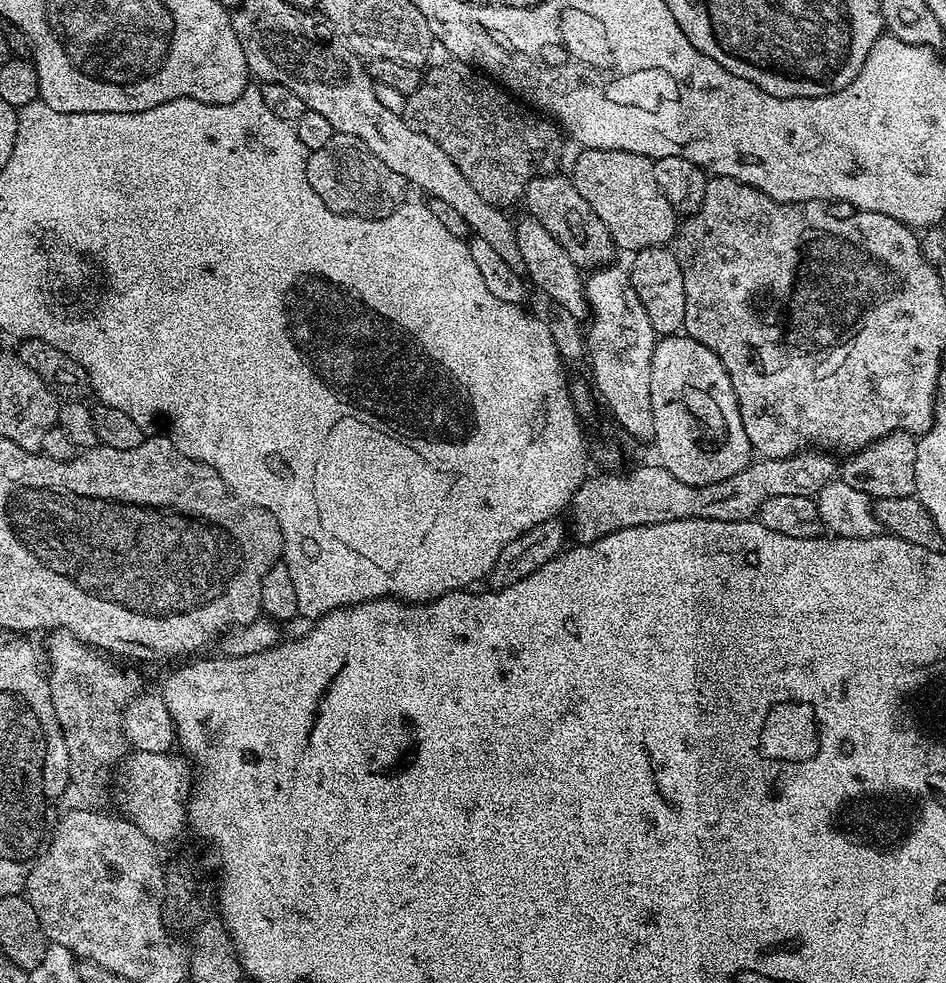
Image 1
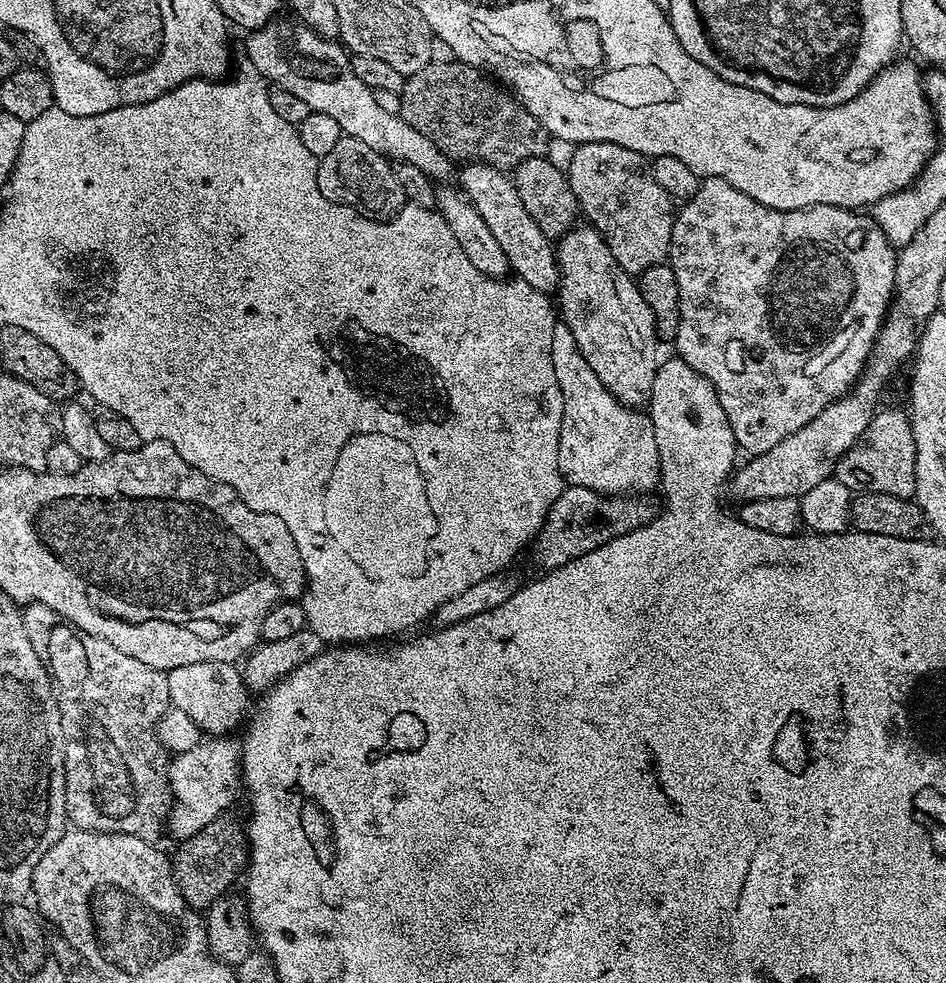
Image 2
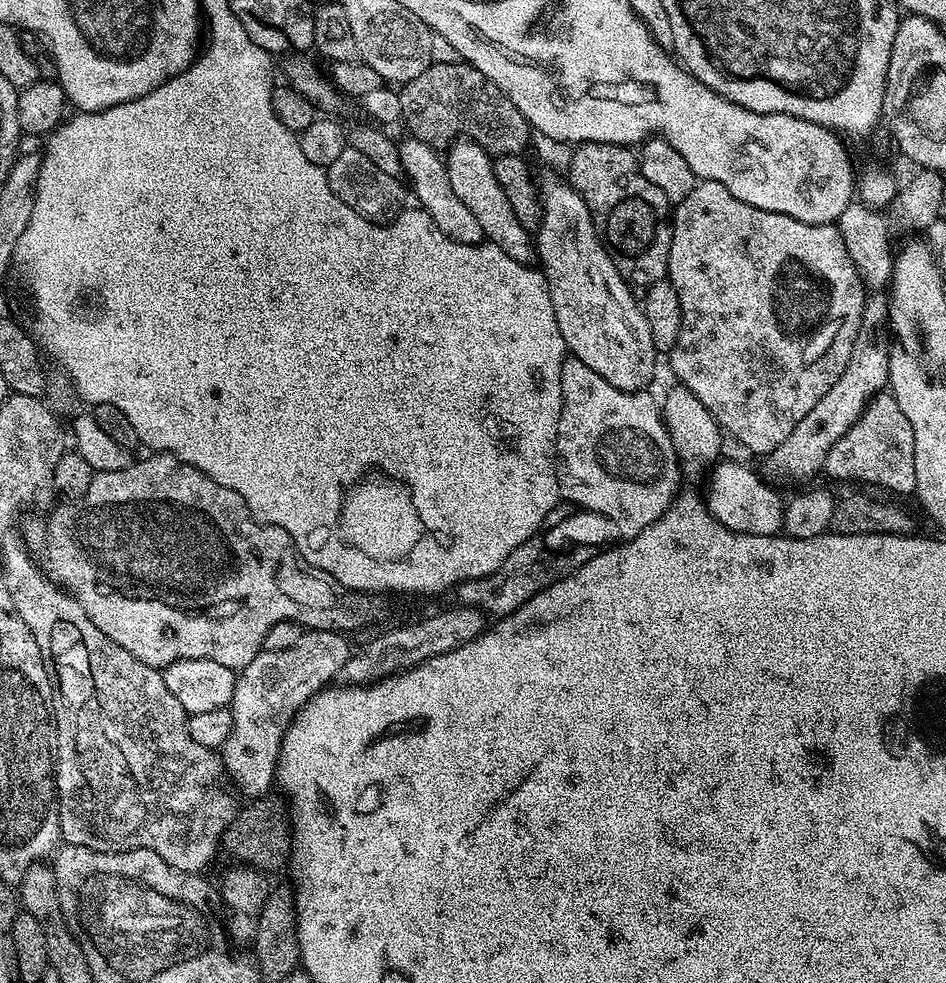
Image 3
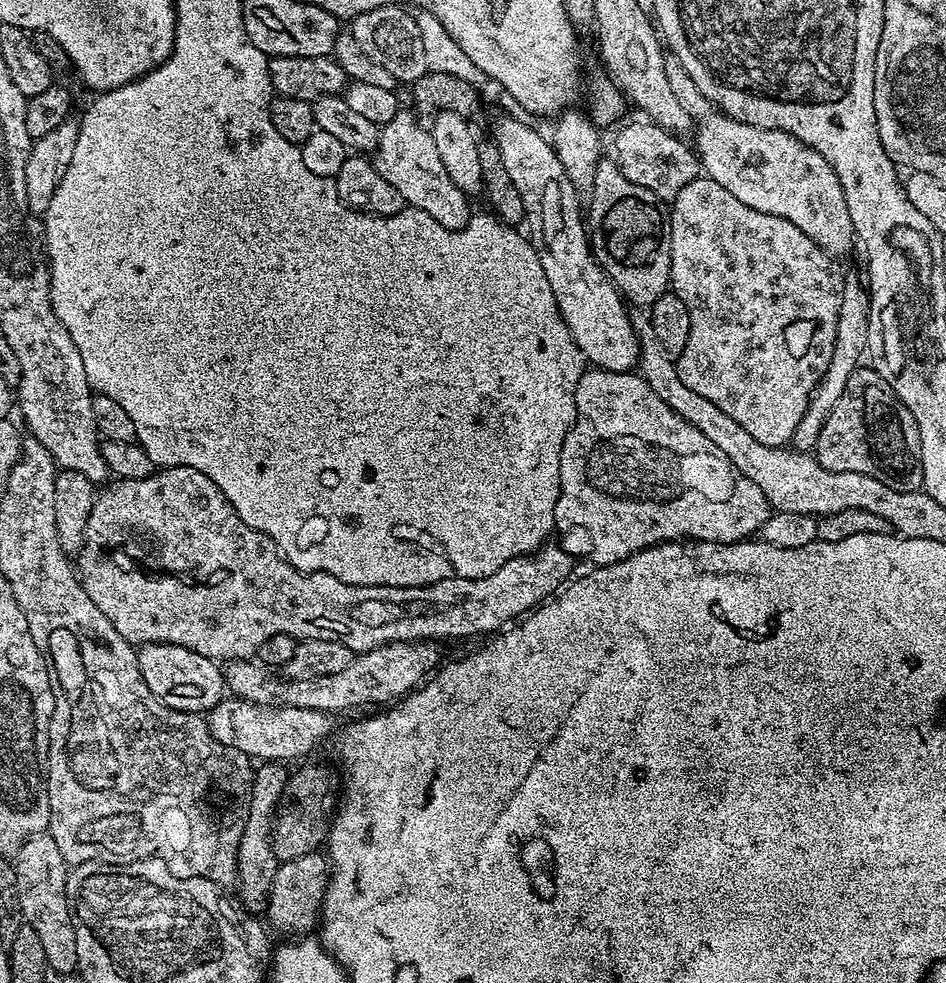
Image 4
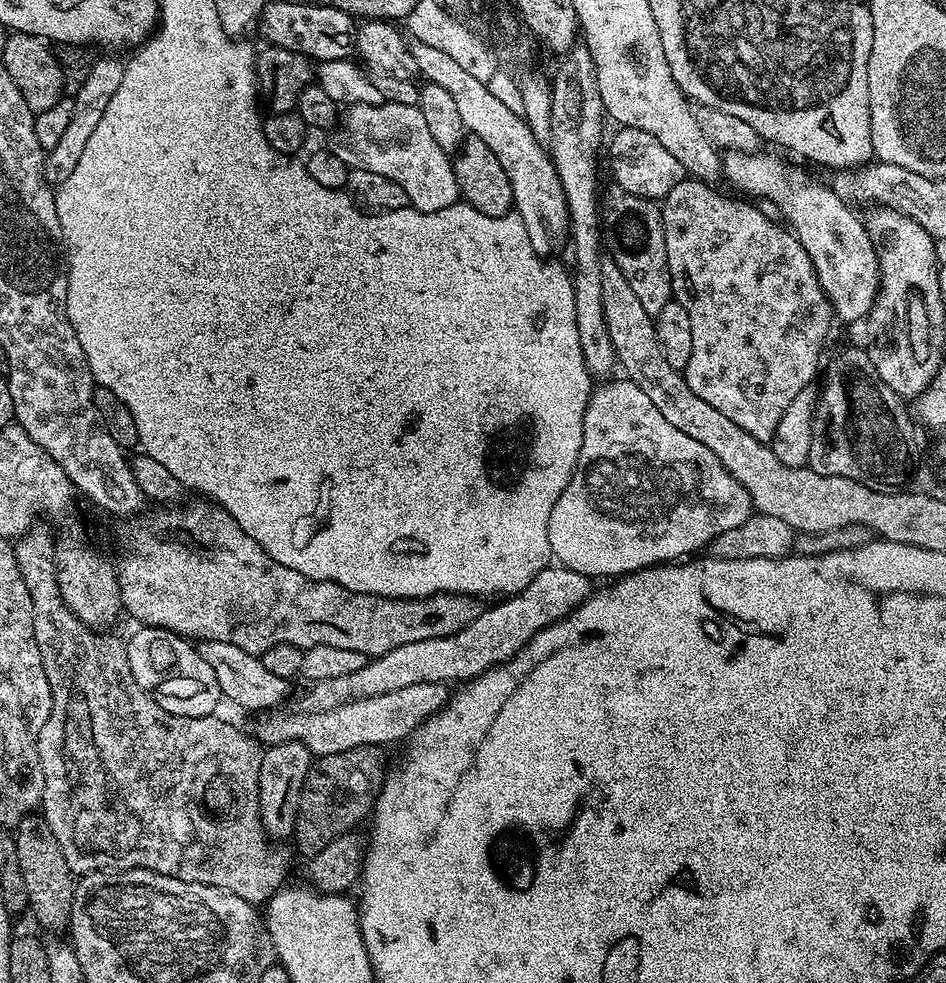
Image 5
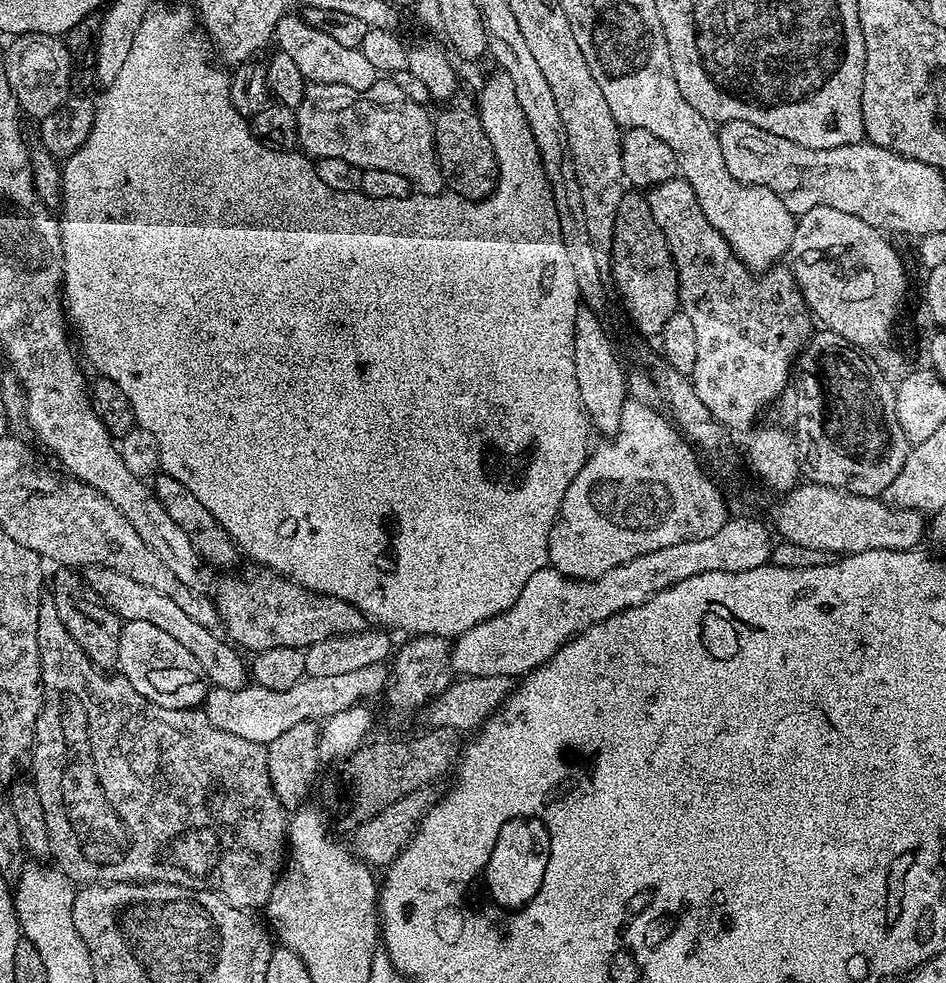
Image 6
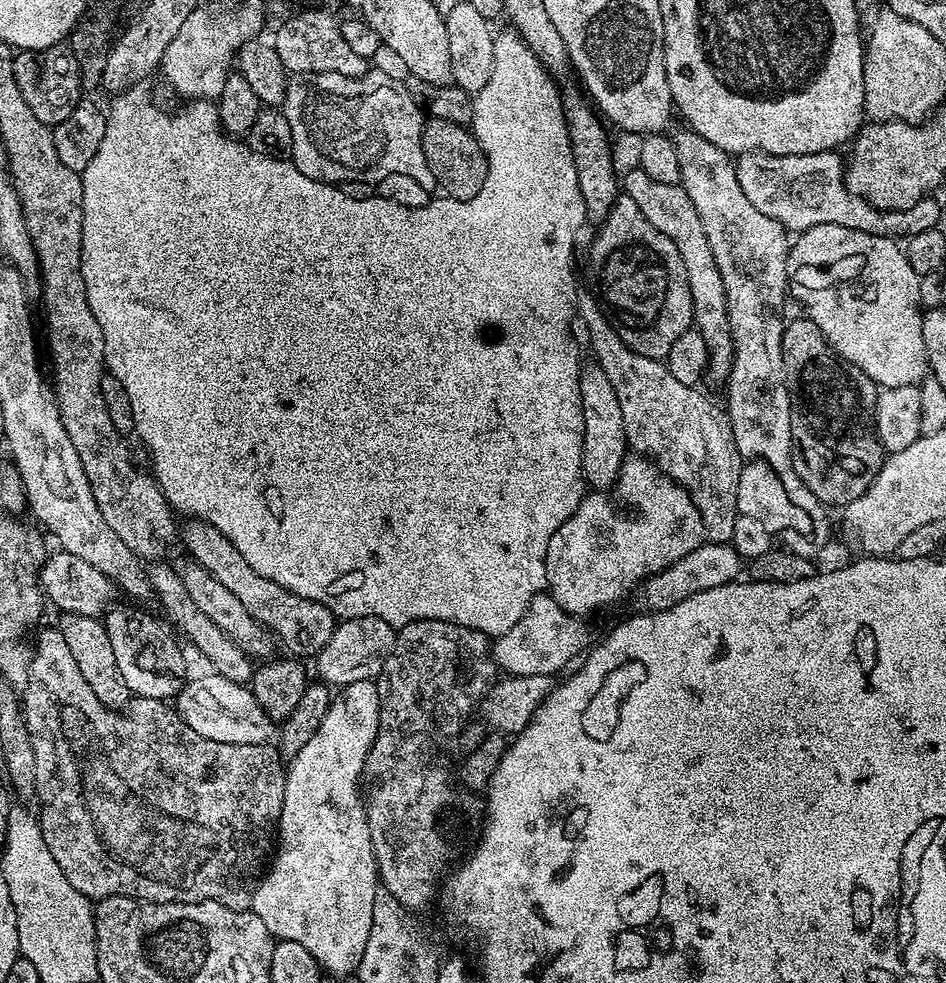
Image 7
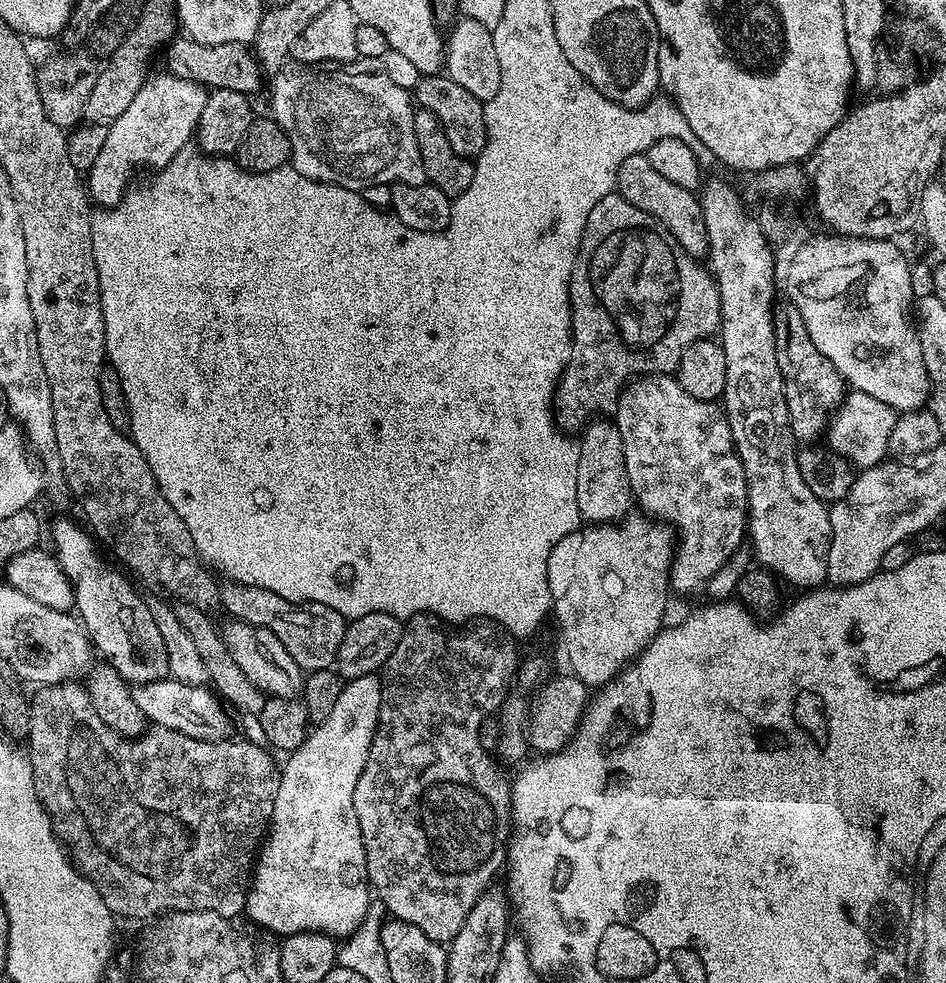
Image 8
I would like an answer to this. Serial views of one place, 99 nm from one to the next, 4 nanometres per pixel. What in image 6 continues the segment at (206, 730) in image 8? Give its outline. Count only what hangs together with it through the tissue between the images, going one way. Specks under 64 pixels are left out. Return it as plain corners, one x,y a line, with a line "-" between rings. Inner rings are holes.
375,664
361,666
359,670
350,670
346,674
308,674
303,680
290,686
290,690
270,690
259,686
245,686
234,690
213,687
202,705
202,711
208,716
209,722
220,730
267,746
274,742
274,738
278,738
278,734
290,730
290,726
298,726
298,722
323,722
334,714
342,714
342,710
350,710
356,704
372,702
368,700
374,699
379,692
381,695
389,683
389,669
384,664

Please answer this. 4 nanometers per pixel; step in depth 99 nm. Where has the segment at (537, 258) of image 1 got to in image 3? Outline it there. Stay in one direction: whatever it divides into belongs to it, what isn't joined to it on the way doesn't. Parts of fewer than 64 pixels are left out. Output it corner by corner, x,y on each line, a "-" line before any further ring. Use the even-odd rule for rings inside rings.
461,138
449,144
446,149
446,163
450,174
450,187
454,194
466,202
468,209
478,218
482,225
484,240
489,244
498,246
514,258
514,262
532,264
534,260
534,236
514,218
514,210
506,199
502,186
498,184
498,178
494,175
493,157
482,147
475,144
473,140

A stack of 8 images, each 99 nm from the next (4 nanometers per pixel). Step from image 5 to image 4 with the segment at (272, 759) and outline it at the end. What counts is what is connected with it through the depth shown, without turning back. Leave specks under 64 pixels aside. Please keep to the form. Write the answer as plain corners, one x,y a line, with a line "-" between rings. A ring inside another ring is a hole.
264,762
253,771
252,789
250,790
250,810
246,814
246,830
242,830
242,842
238,842
238,866
236,879
240,888
240,900
244,903
243,911
248,914
260,914
267,909
271,882
281,861
276,859
272,849
272,830
276,807
290,775
289,769
280,762

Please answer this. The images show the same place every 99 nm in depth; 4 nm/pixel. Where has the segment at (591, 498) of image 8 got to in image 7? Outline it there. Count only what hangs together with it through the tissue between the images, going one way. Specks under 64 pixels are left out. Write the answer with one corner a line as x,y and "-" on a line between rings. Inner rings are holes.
599,366
591,367
585,367
580,374
580,397
584,419
583,479
593,489
607,490
616,483
620,468
624,465
630,449
626,438
626,426
622,418
622,406
618,406
618,394
614,394
614,386
610,386
610,378
606,378
604,371

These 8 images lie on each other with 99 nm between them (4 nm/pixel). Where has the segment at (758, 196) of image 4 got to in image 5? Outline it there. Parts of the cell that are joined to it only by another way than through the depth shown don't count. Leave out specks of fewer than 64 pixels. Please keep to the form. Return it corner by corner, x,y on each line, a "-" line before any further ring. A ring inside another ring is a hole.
725,151
722,156
722,176
729,180
736,188
749,192
752,196
761,196
769,200
790,225
791,231
796,233
802,242
806,254
810,256
810,262
818,274
818,282
826,294
826,298
832,304
832,311
837,317
844,320
863,321
876,301
876,293
880,290
880,267
874,246
870,243
868,232
864,228
864,220
856,217
851,207
827,183
819,184
808,176
800,176
792,172
776,156
767,156
767,151
759,152
730,152

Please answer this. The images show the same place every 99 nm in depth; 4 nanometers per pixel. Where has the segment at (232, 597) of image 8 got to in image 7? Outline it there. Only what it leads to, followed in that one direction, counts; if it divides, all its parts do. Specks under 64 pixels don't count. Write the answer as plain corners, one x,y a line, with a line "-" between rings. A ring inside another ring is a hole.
185,519
182,524
182,544
183,540
192,555
189,557
210,570
210,574
214,574
214,578
218,578
218,582
222,582
226,590
232,591
238,602
242,602
242,606
250,610
254,619
263,624
279,643
281,640
292,651
289,653
293,657
314,658
326,646
336,625
336,617
327,605
320,604
311,597
294,594
278,586
278,582
270,582
270,578
262,578
262,574
255,572
246,558
238,554
234,542
230,542
230,538
222,534
222,530
210,526
204,520

